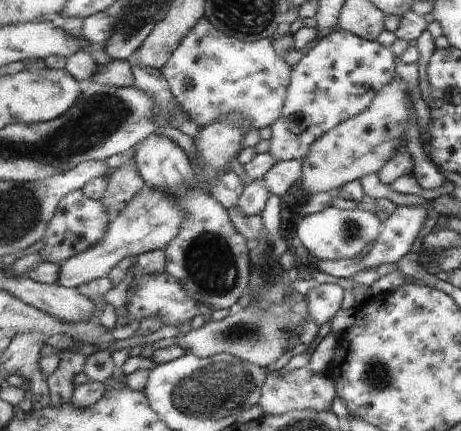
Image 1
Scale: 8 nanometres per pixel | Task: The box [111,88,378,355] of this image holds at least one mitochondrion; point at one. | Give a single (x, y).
(210, 263)

